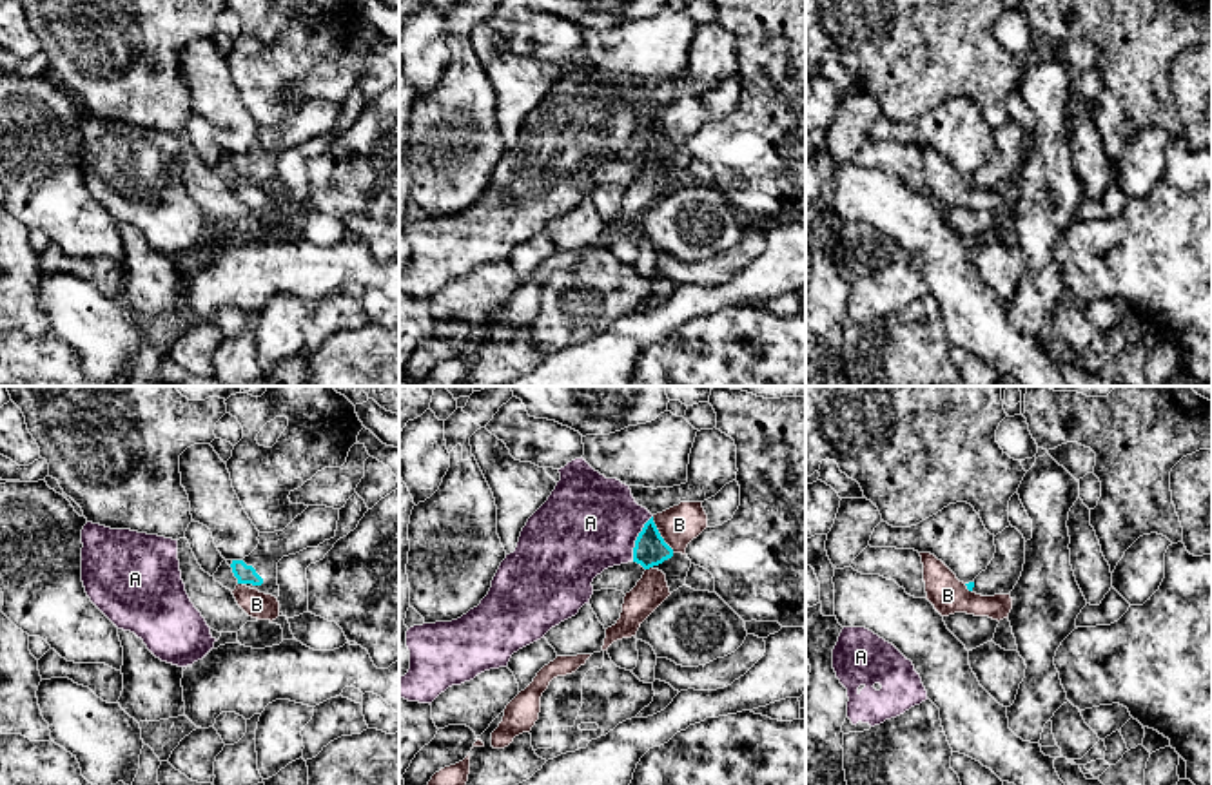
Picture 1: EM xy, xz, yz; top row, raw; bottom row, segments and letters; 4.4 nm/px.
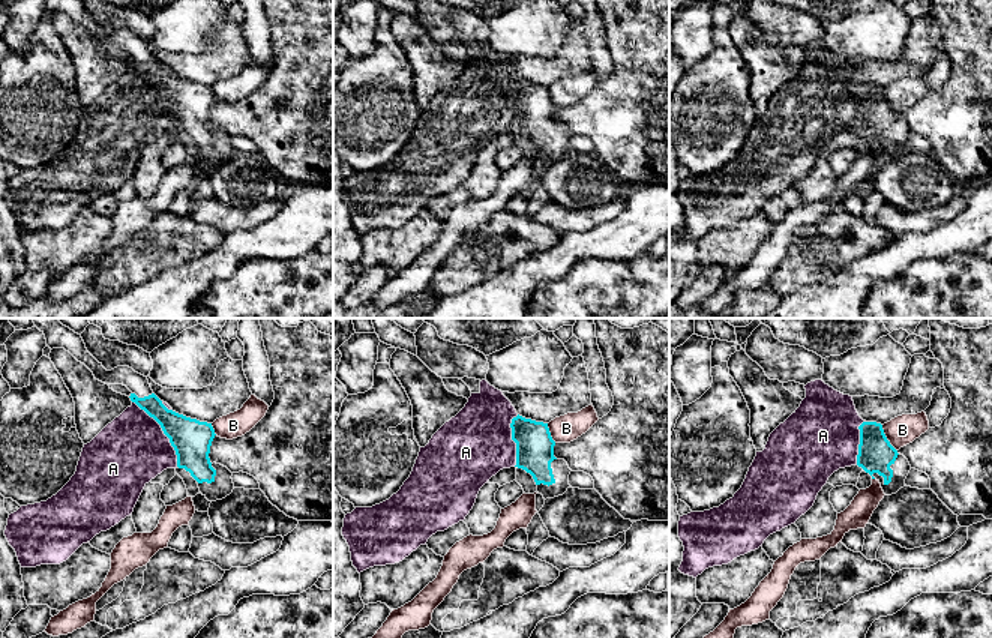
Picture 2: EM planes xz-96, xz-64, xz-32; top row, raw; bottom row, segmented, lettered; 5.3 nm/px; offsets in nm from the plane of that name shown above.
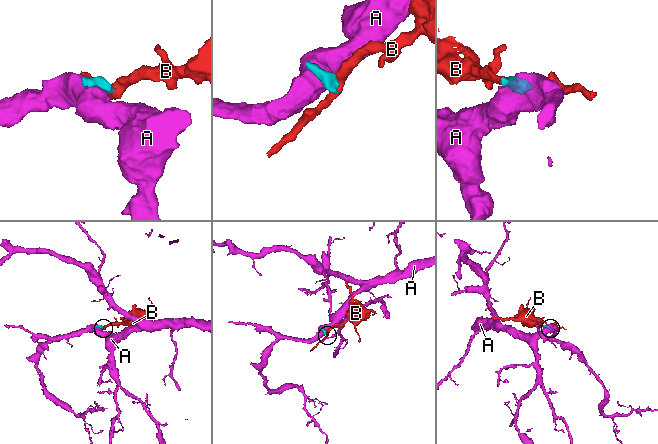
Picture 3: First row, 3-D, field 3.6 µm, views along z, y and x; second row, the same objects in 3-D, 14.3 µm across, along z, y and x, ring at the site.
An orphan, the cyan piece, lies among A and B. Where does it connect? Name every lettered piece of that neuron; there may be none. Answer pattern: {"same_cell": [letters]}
{"same_cell": []}

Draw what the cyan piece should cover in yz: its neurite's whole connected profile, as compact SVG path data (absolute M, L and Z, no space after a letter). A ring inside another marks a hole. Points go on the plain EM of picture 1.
M1009 120L994 131L996 147L985 165L965 178L969 185L982 190L1011 189L1025 158L1025 132Z

